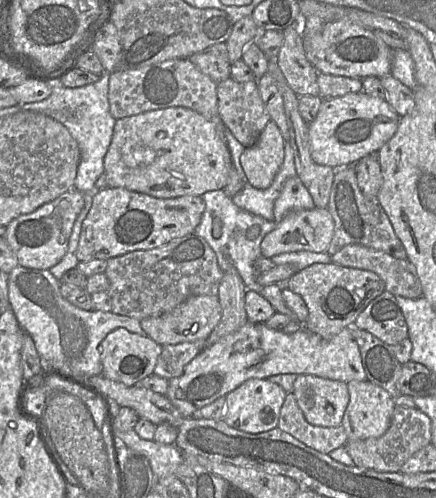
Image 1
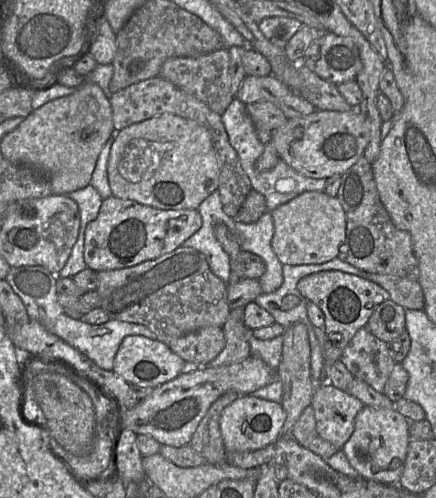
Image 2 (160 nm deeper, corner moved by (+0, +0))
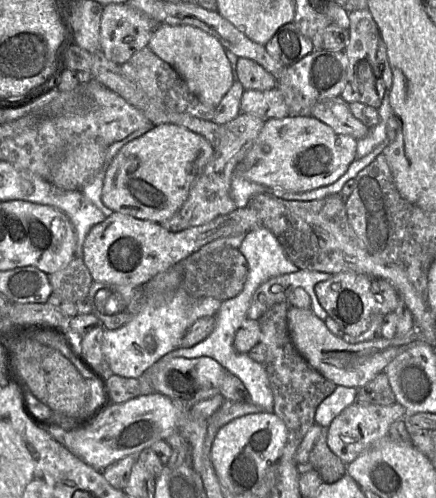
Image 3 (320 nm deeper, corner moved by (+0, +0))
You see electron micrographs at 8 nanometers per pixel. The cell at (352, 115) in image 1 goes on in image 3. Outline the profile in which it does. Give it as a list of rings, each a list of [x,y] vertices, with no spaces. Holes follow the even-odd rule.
[[[286,116],[265,121],[257,139],[239,163],[236,173],[269,188],[306,192],[337,181],[356,159],[355,138],[336,133],[312,116]]]

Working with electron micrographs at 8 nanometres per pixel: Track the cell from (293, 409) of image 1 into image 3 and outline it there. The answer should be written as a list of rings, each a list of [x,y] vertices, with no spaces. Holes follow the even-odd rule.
[[[322,428],[309,455],[309,461],[313,469],[321,476],[324,482],[337,482],[342,478],[345,471],[345,463],[334,454],[327,444],[327,428]]]

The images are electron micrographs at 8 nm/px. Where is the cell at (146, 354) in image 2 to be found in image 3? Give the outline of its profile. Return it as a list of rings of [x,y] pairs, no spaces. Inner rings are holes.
[[[174,357],[165,364],[161,364],[155,374],[151,374],[151,381],[156,392],[168,396],[182,408],[191,408],[196,403],[219,393],[220,378],[226,370],[213,358]]]

